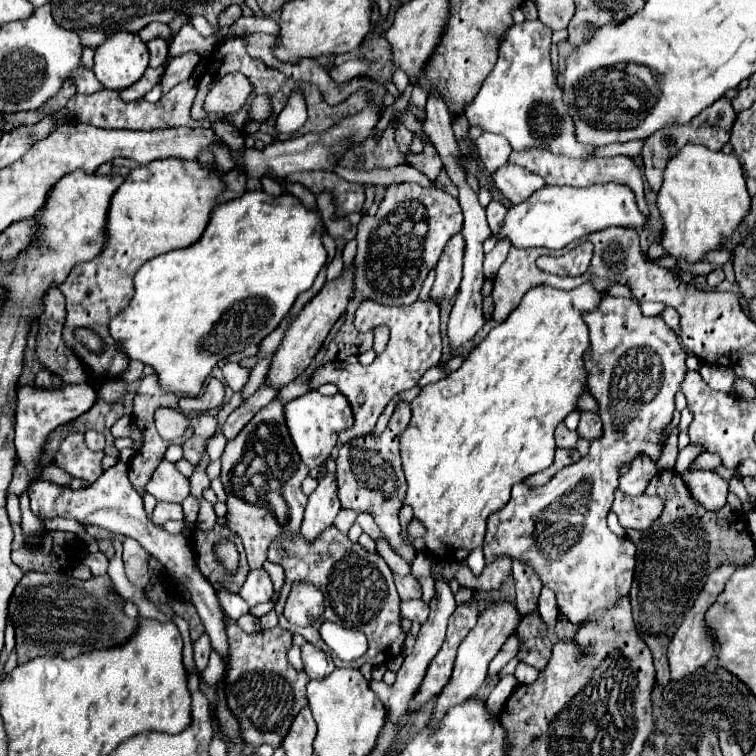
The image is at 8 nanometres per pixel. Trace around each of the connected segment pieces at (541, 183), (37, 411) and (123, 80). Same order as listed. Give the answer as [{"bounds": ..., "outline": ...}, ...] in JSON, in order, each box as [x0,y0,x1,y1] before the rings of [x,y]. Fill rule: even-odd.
[{"bounds":[492,166,546,204],"outline":[[[500,166],[494,176],[492,176],[494,184],[498,186],[498,190],[512,202],[512,204],[522,204],[524,200],[530,198],[530,194],[534,194],[536,190],[546,186],[546,180],[542,176],[530,174],[526,168],[522,166]]]},{"bounds":[14,384,98,484],"outline":[[[62,384],[60,390],[42,390],[36,386],[18,386],[16,392],[16,414],[14,414],[14,430],[16,430],[16,452],[20,462],[24,464],[24,468],[28,470],[30,476],[30,484],[40,480],[42,474],[42,466],[40,460],[44,456],[44,444],[48,440],[48,436],[60,426],[66,424],[74,418],[78,418],[80,414],[84,414],[86,410],[92,408],[92,404],[96,402],[98,394],[90,384]]]},{"bounds":[94,30,148,90],"outline":[[[118,30],[94,56],[94,74],[108,90],[124,90],[132,86],[148,68],[148,48],[140,36]]]}]

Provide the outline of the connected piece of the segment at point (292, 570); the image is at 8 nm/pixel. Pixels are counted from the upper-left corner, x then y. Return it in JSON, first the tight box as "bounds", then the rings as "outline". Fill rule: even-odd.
{"bounds":[267,526,406,668],"outline":[[[330,526],[314,542],[306,542],[302,536],[276,538],[270,545],[267,560],[282,564],[284,572],[286,572],[286,584],[284,584],[280,600],[276,604],[276,614],[280,618],[280,626],[288,628],[290,632],[302,634],[308,642],[312,642],[326,654],[330,654],[338,668],[360,668],[364,662],[370,662],[376,666],[376,664],[386,662],[392,656],[398,656],[402,652],[406,634],[398,622],[400,620],[400,608],[398,608],[400,596],[394,586],[392,570],[388,568],[388,564],[384,562],[384,558],[380,554],[370,554],[364,546],[360,546],[358,542],[350,542],[348,536],[340,534],[336,530],[336,526]],[[294,582],[308,582],[308,584],[316,586],[318,590],[322,590],[322,594],[326,596],[326,612],[322,614],[322,618],[318,618],[308,628],[290,624],[282,614],[284,602],[286,602]],[[324,620],[334,622],[342,628],[364,632],[368,638],[366,654],[354,662],[342,662],[338,656],[334,656],[334,652],[328,648],[328,644],[320,636],[320,626]]]}

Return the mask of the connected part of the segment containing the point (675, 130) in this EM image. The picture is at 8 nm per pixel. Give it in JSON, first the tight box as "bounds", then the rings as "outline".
{"bounds":[642,96,738,192],"outline":[[[722,96],[720,100],[716,100],[714,104],[704,108],[704,112],[700,112],[700,116],[694,116],[692,122],[688,122],[688,124],[670,124],[670,126],[660,128],[660,132],[654,132],[652,136],[648,136],[648,140],[644,140],[642,160],[644,160],[644,174],[646,174],[646,180],[648,180],[650,188],[654,192],[660,190],[662,174],[664,174],[664,168],[666,168],[668,160],[672,156],[676,156],[680,152],[680,148],[684,148],[686,144],[702,144],[710,150],[720,150],[728,142],[728,136],[730,136],[728,130],[732,128],[736,116],[738,114],[734,112],[730,98]]]}

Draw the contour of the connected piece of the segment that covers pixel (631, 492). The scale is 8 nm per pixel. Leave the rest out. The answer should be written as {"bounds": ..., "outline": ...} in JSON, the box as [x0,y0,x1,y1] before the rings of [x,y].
{"bounds":[620,456,656,496],"outline":[[[636,456],[636,462],[632,462],[630,472],[620,478],[620,490],[628,496],[640,496],[652,476],[656,476],[654,462],[648,456]]]}

